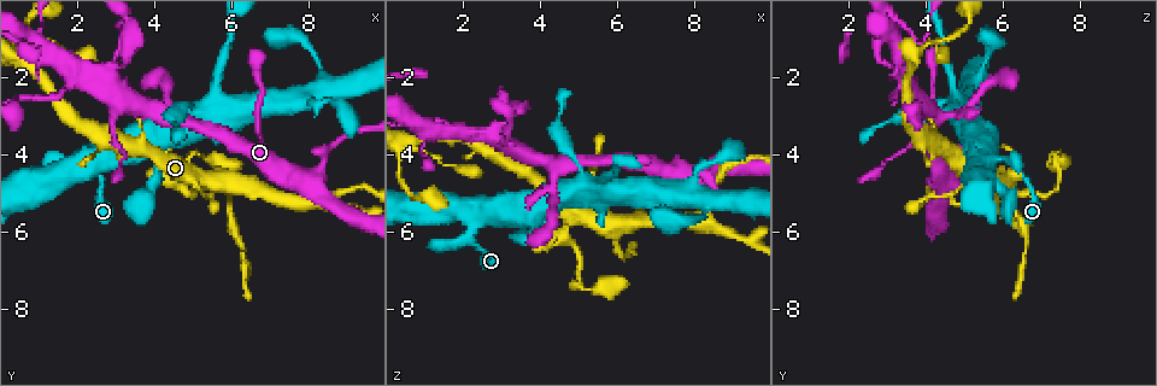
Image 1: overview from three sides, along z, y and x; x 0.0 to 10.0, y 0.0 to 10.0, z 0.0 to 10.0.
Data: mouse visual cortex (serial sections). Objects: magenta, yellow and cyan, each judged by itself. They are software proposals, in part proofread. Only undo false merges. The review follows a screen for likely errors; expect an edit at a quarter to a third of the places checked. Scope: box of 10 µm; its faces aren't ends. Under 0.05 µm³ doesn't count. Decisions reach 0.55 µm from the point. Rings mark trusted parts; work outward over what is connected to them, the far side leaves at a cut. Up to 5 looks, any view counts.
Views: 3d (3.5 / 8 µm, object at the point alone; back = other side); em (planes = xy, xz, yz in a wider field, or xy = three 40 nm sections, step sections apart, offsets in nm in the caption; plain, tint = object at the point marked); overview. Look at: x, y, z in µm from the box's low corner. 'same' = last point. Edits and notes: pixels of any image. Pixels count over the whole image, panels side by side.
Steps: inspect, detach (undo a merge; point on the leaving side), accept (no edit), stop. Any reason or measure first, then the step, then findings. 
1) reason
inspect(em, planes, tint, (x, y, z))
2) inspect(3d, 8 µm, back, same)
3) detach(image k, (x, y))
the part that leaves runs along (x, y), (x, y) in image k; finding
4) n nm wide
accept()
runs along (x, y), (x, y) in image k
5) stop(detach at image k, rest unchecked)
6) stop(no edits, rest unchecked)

arms part here
inspect(3d, 3.5 µm, (4.60, 4.70, 6.15))

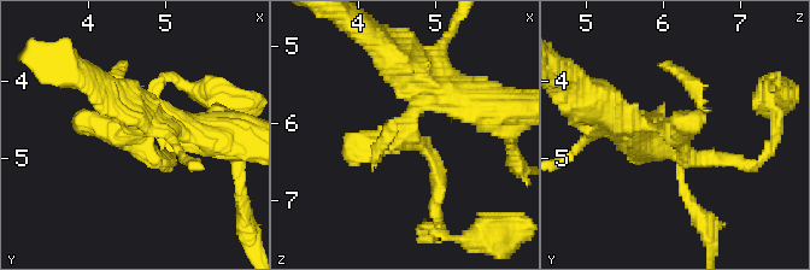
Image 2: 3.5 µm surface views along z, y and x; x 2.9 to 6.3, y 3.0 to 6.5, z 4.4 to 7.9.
now the EM
inspect(em, xy, step 1, tint, (4.60, 4.70, 6.15))

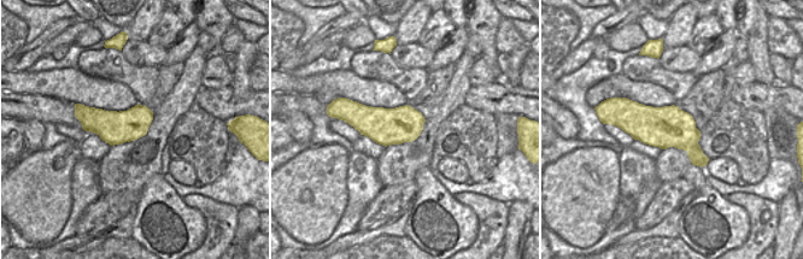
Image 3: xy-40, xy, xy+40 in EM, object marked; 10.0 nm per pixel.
380 nm wide
accept()
runs along (599, 107), (670, 125), (690, 159), (733, 159) in image 2; all the same cell

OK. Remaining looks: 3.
side arm on a straight run
inspect(3d, 8 µm, (8.20, 5.25, 5.75))

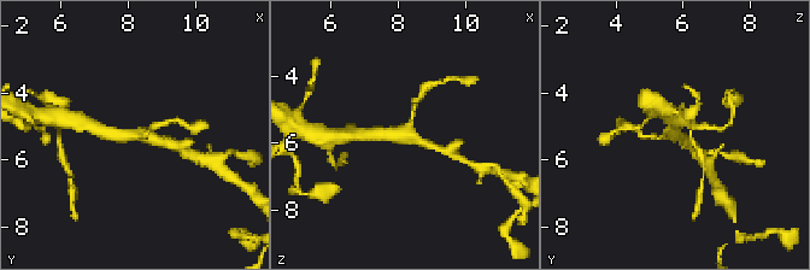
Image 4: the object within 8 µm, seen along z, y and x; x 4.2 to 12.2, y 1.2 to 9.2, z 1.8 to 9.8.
3 arms; arms of 150, 250, 400 nm
inspect(em, xy, step 3, tint, same)

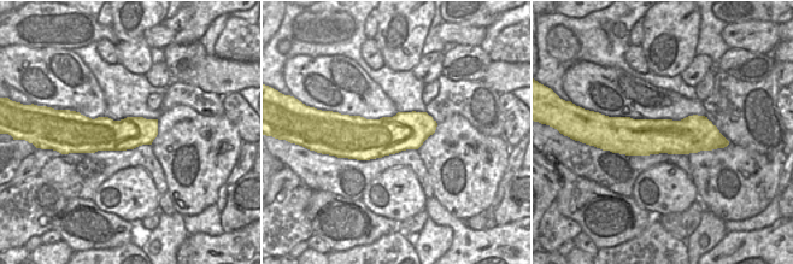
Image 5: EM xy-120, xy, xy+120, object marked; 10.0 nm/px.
detach(image 4, (423, 88))
the part that leaves runs along (412, 121), (414, 101), (435, 84) in image 4; two cells meet here

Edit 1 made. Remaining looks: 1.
stop(detach at image 4, rest unchecked)

